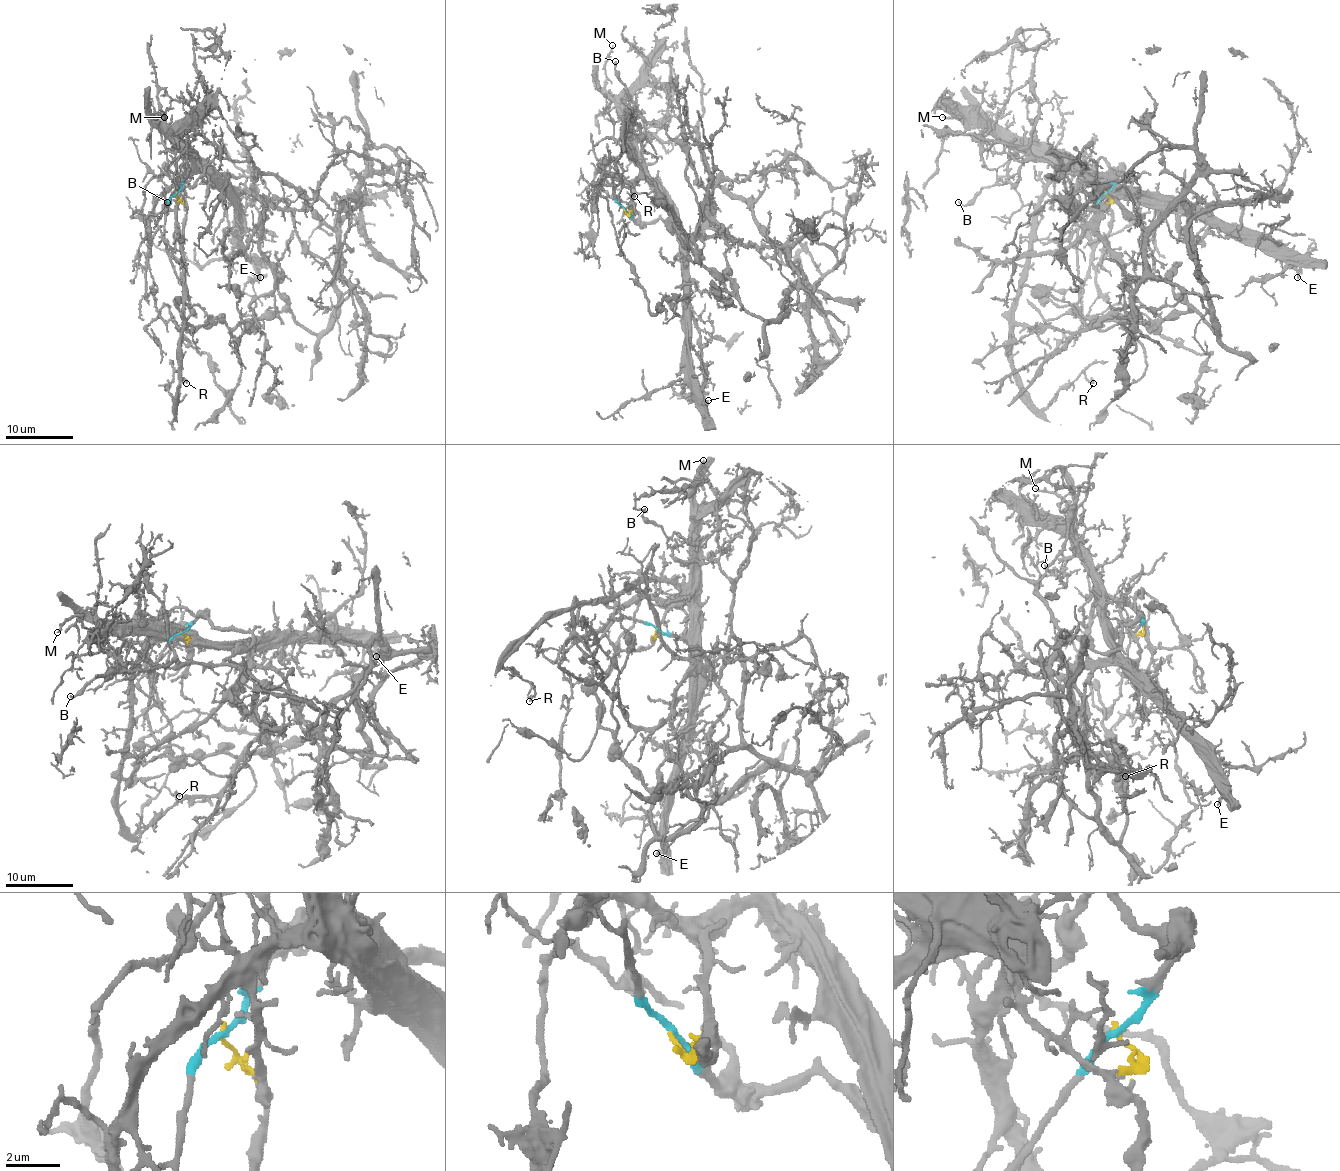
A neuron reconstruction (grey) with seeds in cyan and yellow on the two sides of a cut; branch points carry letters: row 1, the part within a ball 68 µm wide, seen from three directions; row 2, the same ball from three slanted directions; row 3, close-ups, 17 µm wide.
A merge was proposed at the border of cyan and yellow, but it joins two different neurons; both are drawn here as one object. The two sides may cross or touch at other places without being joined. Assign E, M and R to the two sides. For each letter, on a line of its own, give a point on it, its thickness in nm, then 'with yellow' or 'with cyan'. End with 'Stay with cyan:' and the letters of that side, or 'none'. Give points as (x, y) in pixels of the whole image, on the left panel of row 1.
E: at (260, 277); 160 nm thick; with yellow
M: at (164, 117); 160 nm thick; with yellow
R: at (186, 383); 180 nm thick; with yellow
Stay with cyan: none

